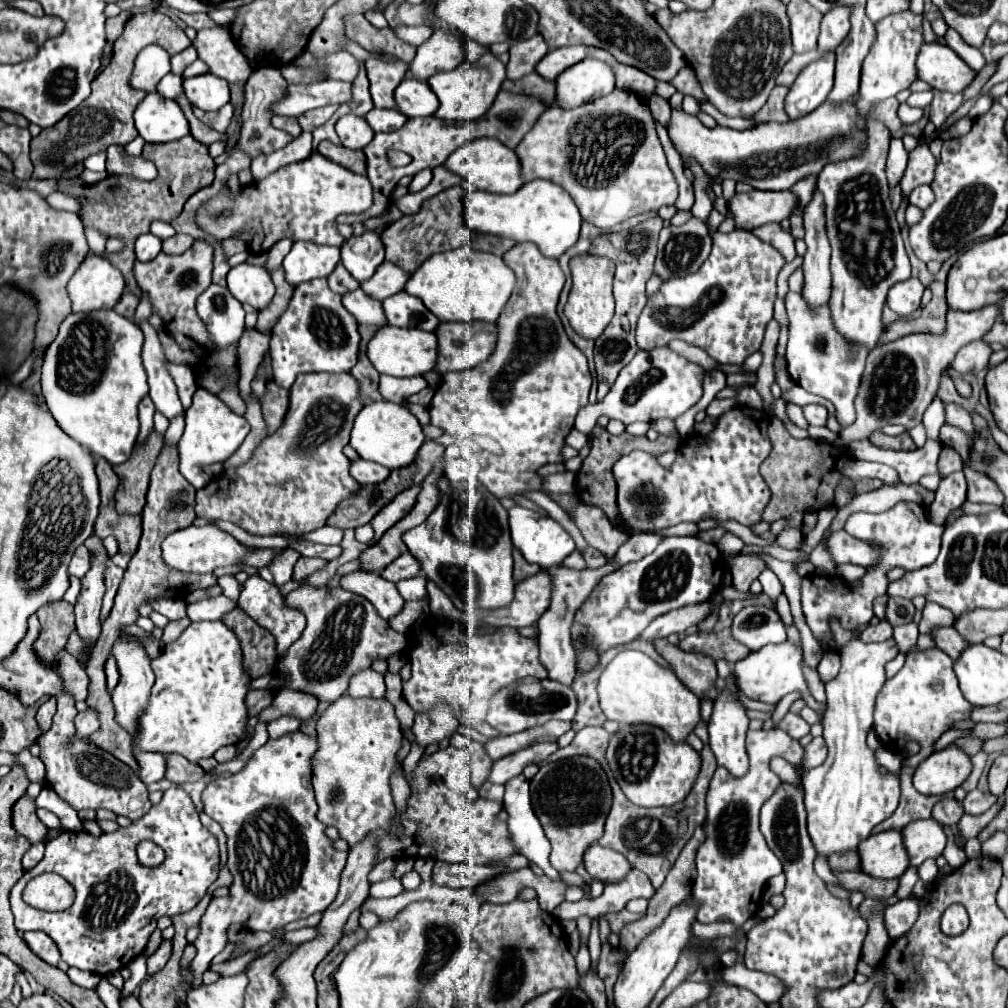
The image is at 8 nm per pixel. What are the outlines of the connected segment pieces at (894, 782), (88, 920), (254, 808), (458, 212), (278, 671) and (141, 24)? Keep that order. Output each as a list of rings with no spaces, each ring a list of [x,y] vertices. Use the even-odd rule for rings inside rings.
[[[860,628],[850,630],[852,638],[840,648],[840,662],[842,668],[838,676],[826,684],[826,696],[828,696],[828,706],[822,716],[822,726],[824,726],[824,740],[828,746],[828,758],[822,766],[812,768],[804,774],[804,792],[806,792],[806,812],[808,812],[808,834],[812,838],[812,844],[816,848],[818,856],[830,858],[832,854],[848,854],[848,852],[858,852],[858,844],[872,834],[872,828],[880,824],[882,820],[890,818],[892,812],[898,808],[900,802],[900,778],[892,772],[882,772],[880,764],[876,762],[874,750],[866,746],[866,736],[873,725],[874,704],[878,692],[886,684],[886,662],[890,662],[900,650],[896,646],[893,638],[877,644],[864,644],[860,640]]]
[[[172,786],[164,792],[164,798],[160,804],[152,806],[150,812],[138,820],[134,820],[126,828],[118,828],[116,832],[92,836],[88,832],[70,832],[62,830],[56,838],[46,842],[44,858],[24,876],[16,882],[16,886],[10,892],[10,904],[16,918],[16,928],[20,932],[26,930],[44,930],[58,946],[62,960],[68,966],[90,970],[94,974],[106,976],[110,972],[118,972],[120,968],[128,966],[136,956],[142,954],[150,934],[156,930],[156,922],[160,916],[174,916],[182,914],[198,904],[198,900],[206,894],[206,890],[212,886],[212,882],[218,878],[218,840],[212,832],[208,832],[196,812],[196,806],[182,788]],[[142,840],[152,840],[160,844],[166,852],[166,862],[158,868],[144,868],[136,858],[136,846]],[[40,872],[56,872],[64,876],[74,888],[76,888],[76,900],[74,904],[64,912],[48,912],[28,906],[22,900],[22,892],[30,878],[38,876]]]
[[[286,734],[278,740],[268,740],[262,748],[258,748],[252,758],[248,760],[246,768],[238,774],[232,774],[230,778],[216,778],[212,780],[206,790],[204,790],[204,812],[216,820],[224,834],[228,836],[228,870],[232,874],[232,884],[230,892],[224,898],[212,898],[210,906],[206,908],[204,916],[200,918],[200,934],[194,942],[198,948],[196,958],[192,960],[192,966],[196,966],[194,976],[196,976],[196,986],[202,984],[202,974],[208,970],[210,960],[224,950],[228,944],[228,928],[232,924],[240,924],[246,930],[266,930],[274,932],[282,926],[286,926],[292,920],[302,920],[308,918],[316,912],[324,912],[338,896],[340,888],[340,874],[346,864],[346,852],[340,852],[334,848],[332,840],[324,834],[326,826],[316,820],[316,800],[314,800],[314,788],[312,788],[312,770],[310,770],[310,756],[316,752],[316,740],[302,734]],[[260,832],[278,832],[286,836],[286,864],[280,860],[276,862],[278,866],[278,876],[272,874],[270,870],[264,870],[260,864]]]
[[[452,186],[448,190],[442,190],[440,194],[424,200],[420,212],[416,212],[412,216],[402,216],[394,224],[390,224],[382,232],[382,242],[386,246],[386,260],[412,274],[432,254],[456,250],[460,246],[472,246],[476,250],[492,252],[496,256],[506,254],[516,242],[512,238],[502,238],[496,234],[478,234],[478,232],[468,230],[468,226],[464,224],[462,198],[464,198],[462,186]]]
[[[308,582],[300,584],[296,590],[284,596],[284,606],[300,610],[306,616],[306,630],[302,636],[286,650],[282,658],[276,658],[274,674],[282,678],[280,690],[296,690],[310,696],[316,696],[320,702],[334,702],[348,690],[348,680],[352,674],[370,668],[376,658],[388,658],[390,654],[398,654],[406,648],[406,636],[394,632],[386,620],[374,610],[374,606],[358,594],[350,594],[342,588],[328,588],[328,586],[312,586]]]
[[[156,10],[134,14],[124,28],[124,34],[114,42],[112,62],[108,68],[104,68],[92,82],[92,94],[80,104],[80,108],[92,108],[92,110],[72,110],[66,114],[58,124],[52,128],[44,128],[36,138],[30,142],[30,158],[34,164],[32,178],[62,178],[66,176],[74,166],[84,166],[84,160],[92,154],[106,152],[108,146],[118,144],[126,146],[132,142],[138,132],[134,126],[134,110],[144,100],[144,92],[130,86],[130,76],[134,70],[134,60],[138,52],[150,44],[162,46],[170,56],[182,52],[192,42],[180,30],[166,14],[160,14]]]

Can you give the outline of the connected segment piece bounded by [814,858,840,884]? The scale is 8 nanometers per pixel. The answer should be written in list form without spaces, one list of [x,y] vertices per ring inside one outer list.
[[[820,858],[814,862],[814,870],[816,874],[826,882],[826,884],[840,884],[838,878],[832,874],[832,870],[828,868],[828,862],[820,862]]]

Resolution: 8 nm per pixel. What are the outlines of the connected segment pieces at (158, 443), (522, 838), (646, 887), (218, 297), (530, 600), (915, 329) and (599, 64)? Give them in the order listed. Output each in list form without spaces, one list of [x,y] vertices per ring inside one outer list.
[[[152,432],[148,440],[132,452],[128,462],[114,466],[114,472],[120,478],[120,488],[116,492],[116,512],[120,516],[142,514],[142,508],[146,506],[150,472],[162,452],[162,446],[164,438],[158,432]]]
[[[524,774],[512,778],[506,782],[506,794],[504,794],[504,810],[508,812],[508,832],[510,832],[510,840],[514,844],[514,848],[526,856],[528,860],[536,862],[544,874],[550,878],[550,880],[560,880],[560,874],[550,866],[548,862],[548,854],[550,854],[550,842],[532,810],[532,804],[530,804],[530,786],[528,786],[528,780],[524,778]]]
[[[630,868],[630,872],[622,880],[604,884],[602,896],[592,900],[582,900],[582,902],[562,902],[560,906],[556,906],[554,916],[562,920],[578,920],[580,916],[598,918],[600,914],[620,912],[626,906],[626,902],[632,898],[648,900],[654,896],[654,892],[656,890],[650,884],[648,876],[636,868]]]
[[[210,284],[198,296],[196,310],[216,348],[228,348],[240,342],[244,332],[244,308],[228,288]]]
[[[540,570],[538,574],[524,578],[516,584],[514,600],[508,606],[484,610],[484,622],[494,628],[524,628],[536,624],[550,606],[552,586],[554,584],[548,570]]]
[[[934,282],[930,286],[932,290],[932,300],[928,306],[922,308],[922,316],[916,320],[904,320],[896,322],[892,330],[884,330],[884,342],[898,340],[908,334],[944,334],[946,332],[946,320],[944,312],[948,312],[946,304],[946,284]]]
[[[584,58],[556,78],[556,104],[562,108],[578,108],[610,94],[614,88],[612,68],[602,60]]]

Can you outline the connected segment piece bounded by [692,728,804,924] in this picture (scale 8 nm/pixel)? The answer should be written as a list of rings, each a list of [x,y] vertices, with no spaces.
[[[772,728],[772,730],[748,730],[746,734],[746,752],[750,758],[750,768],[744,776],[734,778],[724,766],[718,766],[712,782],[710,782],[710,790],[706,796],[706,822],[704,822],[704,832],[706,832],[706,840],[700,844],[698,848],[698,856],[696,856],[696,870],[698,876],[694,880],[692,886],[692,900],[698,904],[698,912],[696,919],[702,924],[718,922],[718,920],[726,920],[730,924],[744,924],[748,918],[756,916],[760,902],[758,896],[762,894],[766,882],[782,872],[782,862],[778,860],[778,856],[768,848],[768,844],[764,842],[764,836],[760,834],[758,828],[758,812],[762,808],[762,802],[768,800],[768,796],[772,796],[772,790],[780,784],[780,778],[770,770],[770,758],[772,756],[782,756],[786,758],[790,764],[798,766],[802,762],[802,746],[798,744],[798,740],[790,738],[788,734],[784,734],[784,730],[780,728]]]

